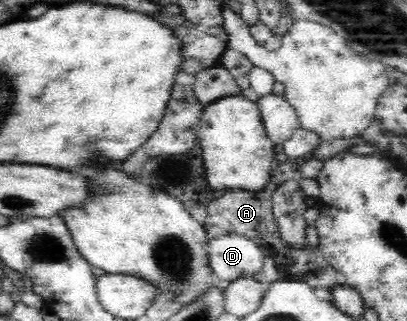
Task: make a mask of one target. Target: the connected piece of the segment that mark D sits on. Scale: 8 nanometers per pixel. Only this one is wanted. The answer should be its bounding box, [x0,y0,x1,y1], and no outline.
[207,233,264,284]

